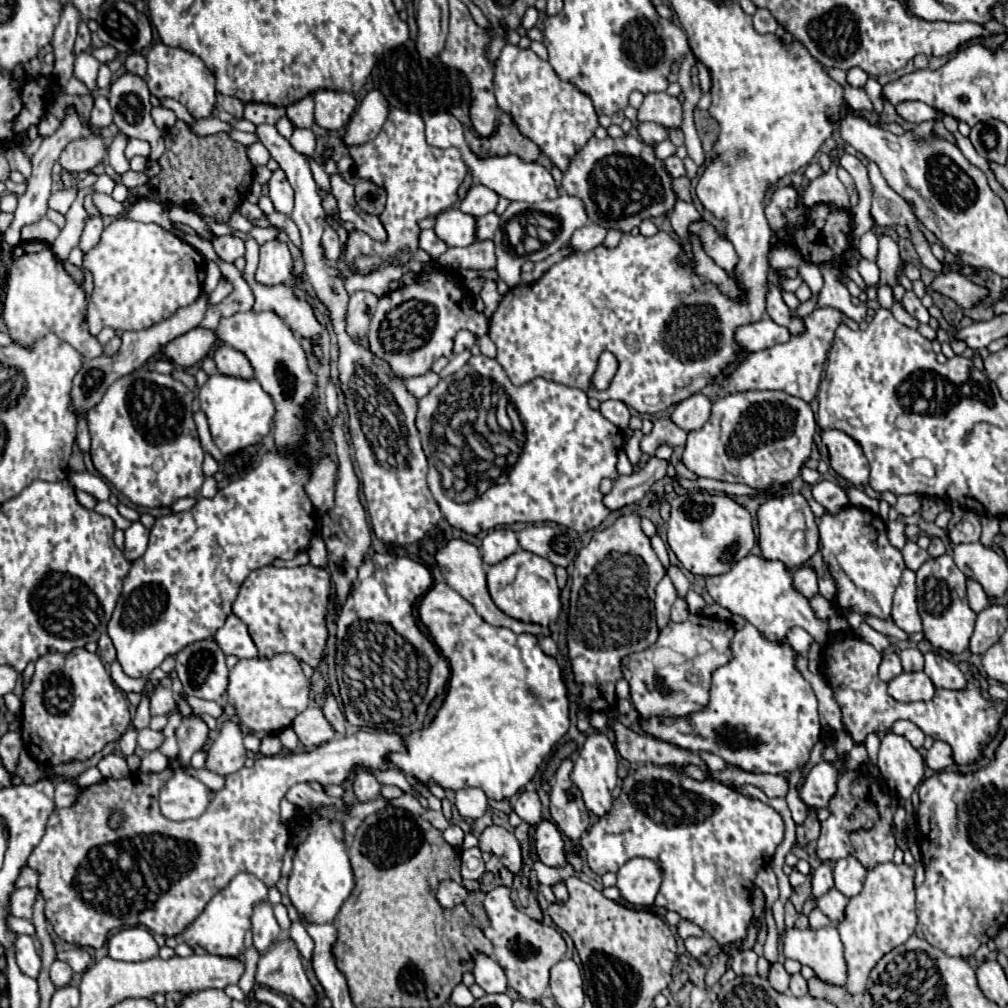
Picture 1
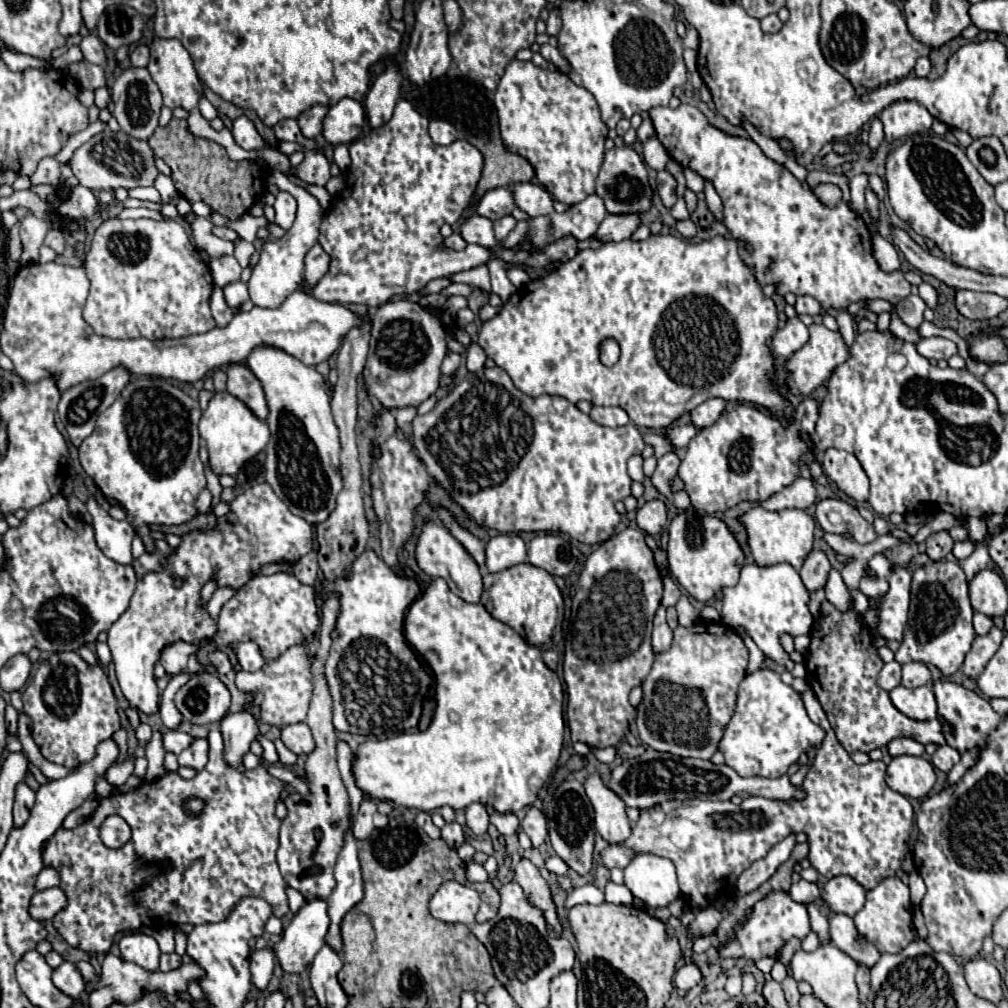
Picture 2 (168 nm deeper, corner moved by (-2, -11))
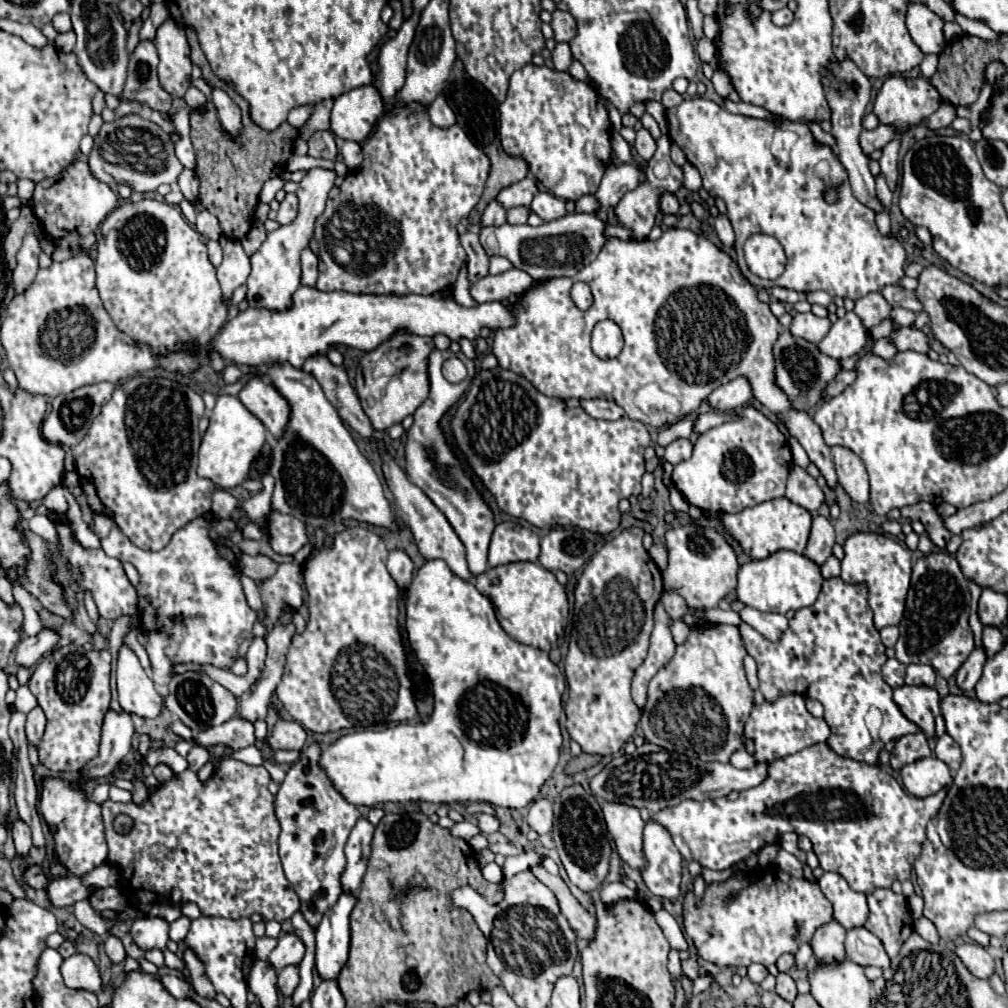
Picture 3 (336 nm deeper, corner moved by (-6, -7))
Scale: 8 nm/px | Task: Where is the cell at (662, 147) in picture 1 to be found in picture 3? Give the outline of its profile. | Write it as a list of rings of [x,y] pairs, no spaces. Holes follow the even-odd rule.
[[[641,128],[641,130],[637,130],[637,140],[635,140],[635,150],[639,152],[639,156],[641,158],[645,158],[645,160],[649,160],[653,154],[655,154],[655,140],[651,138],[651,134],[645,130],[645,128]]]

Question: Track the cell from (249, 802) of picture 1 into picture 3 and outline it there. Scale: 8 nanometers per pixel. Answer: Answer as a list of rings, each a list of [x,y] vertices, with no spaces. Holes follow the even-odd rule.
[[[225,758],[213,772],[213,776],[207,782],[201,782],[197,778],[197,774],[193,770],[185,770],[183,774],[173,776],[169,782],[161,784],[157,788],[157,792],[149,794],[147,802],[143,806],[135,806],[133,802],[129,804],[117,804],[117,802],[103,802],[103,822],[105,822],[105,832],[107,832],[107,844],[109,844],[109,862],[113,866],[121,866],[117,868],[121,872],[121,876],[127,880],[131,880],[133,876],[133,890],[139,890],[139,900],[141,902],[157,902],[157,894],[159,894],[159,902],[167,902],[167,904],[181,904],[181,902],[195,902],[201,908],[203,916],[223,916],[223,918],[243,918],[243,916],[251,916],[253,912],[263,916],[263,922],[269,920],[277,920],[277,922],[285,922],[289,920],[297,910],[299,910],[299,898],[293,890],[293,886],[287,882],[283,868],[281,868],[281,860],[277,854],[277,838],[279,838],[279,820],[275,818],[275,810],[273,810],[273,794],[269,792],[267,784],[269,784],[271,776],[263,766],[249,766],[245,762],[233,760],[233,758]],[[117,814],[127,814],[135,820],[133,828],[127,834],[115,832],[113,830],[113,818]]]

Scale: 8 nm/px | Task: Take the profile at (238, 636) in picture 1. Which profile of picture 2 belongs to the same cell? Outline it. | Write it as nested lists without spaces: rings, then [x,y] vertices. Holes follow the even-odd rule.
[[[237,642],[237,644],[231,646],[231,650],[237,656],[241,668],[247,670],[247,672],[257,672],[265,664],[261,652],[257,652],[255,642]]]

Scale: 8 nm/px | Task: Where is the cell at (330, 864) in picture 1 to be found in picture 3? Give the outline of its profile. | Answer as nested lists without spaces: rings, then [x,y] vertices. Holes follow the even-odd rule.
[[[285,934],[283,938],[279,938],[275,950],[271,952],[269,964],[275,970],[283,970],[289,964],[299,966],[301,964],[301,958],[303,958],[303,952],[305,952],[303,942],[295,934]]]

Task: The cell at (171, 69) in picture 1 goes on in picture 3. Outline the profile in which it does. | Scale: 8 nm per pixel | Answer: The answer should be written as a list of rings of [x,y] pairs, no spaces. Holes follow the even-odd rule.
[[[167,18],[155,36],[155,46],[159,52],[157,76],[163,90],[173,98],[183,98],[189,88],[187,78],[191,76],[191,58],[185,30],[173,18]]]

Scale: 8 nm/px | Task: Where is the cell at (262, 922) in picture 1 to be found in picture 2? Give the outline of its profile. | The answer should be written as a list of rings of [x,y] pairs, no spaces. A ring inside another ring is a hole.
[[[261,948],[251,954],[251,982],[259,990],[265,990],[275,966],[275,952],[273,948]]]

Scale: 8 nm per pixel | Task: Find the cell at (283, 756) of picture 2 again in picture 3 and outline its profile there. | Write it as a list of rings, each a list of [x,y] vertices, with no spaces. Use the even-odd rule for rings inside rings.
[[[277,750],[273,758],[277,764],[293,764],[299,758],[299,752],[297,750]]]

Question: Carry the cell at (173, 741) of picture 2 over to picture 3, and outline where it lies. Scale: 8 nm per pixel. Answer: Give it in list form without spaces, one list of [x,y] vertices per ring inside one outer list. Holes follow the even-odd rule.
[[[231,718],[229,722],[221,726],[213,726],[211,730],[199,732],[197,734],[199,746],[211,746],[211,744],[225,744],[231,750],[241,750],[251,744],[255,744],[255,734],[253,734],[253,724],[247,722],[245,718]]]

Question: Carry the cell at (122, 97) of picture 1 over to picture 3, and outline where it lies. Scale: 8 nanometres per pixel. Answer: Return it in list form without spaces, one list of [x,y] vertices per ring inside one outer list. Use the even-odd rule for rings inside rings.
[[[141,40],[131,54],[129,76],[127,76],[123,94],[125,98],[133,98],[147,104],[151,110],[169,112],[171,96],[159,86],[159,80],[155,74],[157,64],[159,64],[159,58],[155,54],[155,44]]]

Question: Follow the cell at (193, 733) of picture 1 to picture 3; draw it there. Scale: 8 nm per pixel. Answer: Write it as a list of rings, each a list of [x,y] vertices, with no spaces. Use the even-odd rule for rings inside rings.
[[[193,746],[187,754],[187,762],[189,762],[189,768],[191,770],[199,770],[203,764],[209,762],[209,754],[203,746]]]

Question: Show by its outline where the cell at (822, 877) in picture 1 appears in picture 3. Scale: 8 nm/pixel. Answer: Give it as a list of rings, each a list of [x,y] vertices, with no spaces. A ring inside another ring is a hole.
[[[835,920],[817,928],[817,932],[811,940],[811,948],[813,948],[817,964],[845,960],[845,948],[843,948],[845,934],[847,934],[845,928]]]

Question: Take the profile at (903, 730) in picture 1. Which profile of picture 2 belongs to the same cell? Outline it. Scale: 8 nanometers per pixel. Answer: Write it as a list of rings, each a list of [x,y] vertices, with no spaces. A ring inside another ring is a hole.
[[[895,738],[889,742],[889,754],[891,756],[901,756],[901,754],[909,754],[909,756],[921,756],[925,752],[923,744],[913,740],[913,738]]]

